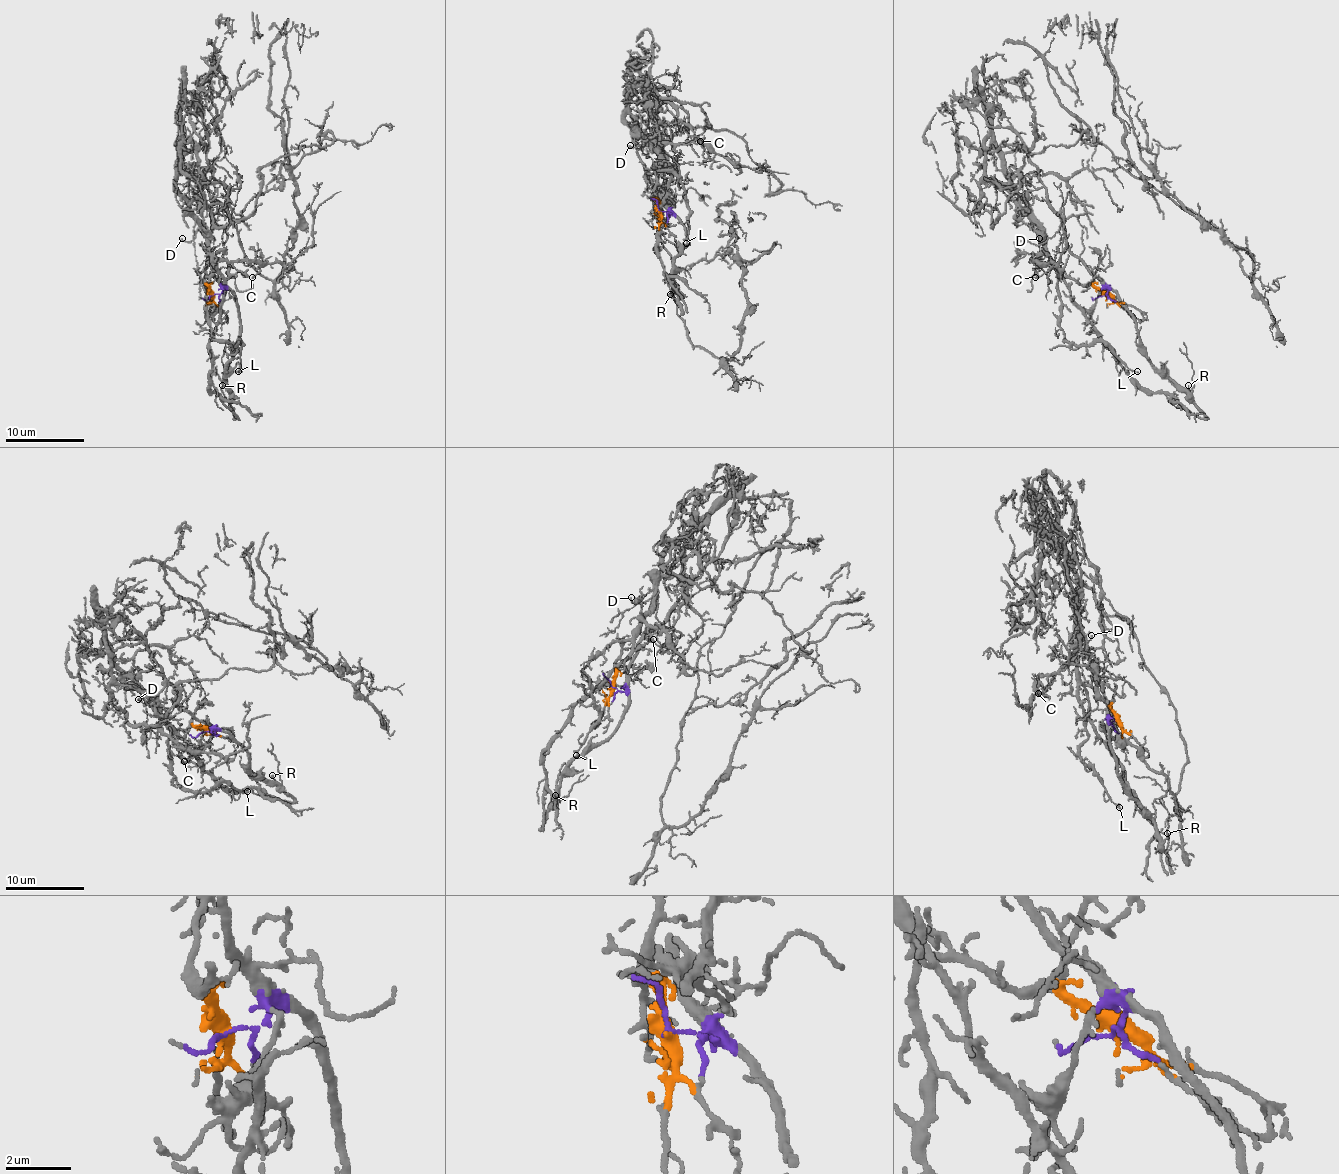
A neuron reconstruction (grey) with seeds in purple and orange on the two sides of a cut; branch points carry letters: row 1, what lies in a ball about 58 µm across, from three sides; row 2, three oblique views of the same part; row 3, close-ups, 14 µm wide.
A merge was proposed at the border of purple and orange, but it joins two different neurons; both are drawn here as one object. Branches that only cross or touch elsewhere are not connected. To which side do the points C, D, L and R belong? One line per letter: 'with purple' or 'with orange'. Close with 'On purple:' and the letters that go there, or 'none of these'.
C: with orange
D: with orange
L: with orange
R: with purple
On purple: R

